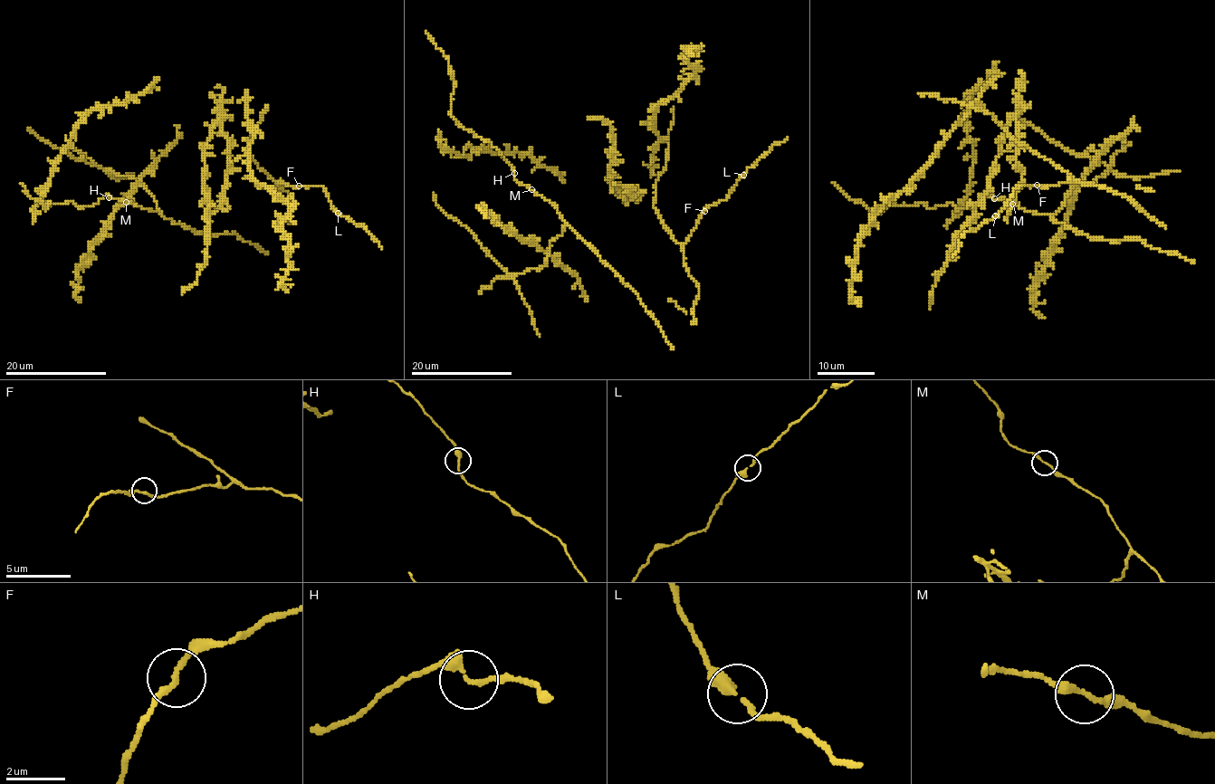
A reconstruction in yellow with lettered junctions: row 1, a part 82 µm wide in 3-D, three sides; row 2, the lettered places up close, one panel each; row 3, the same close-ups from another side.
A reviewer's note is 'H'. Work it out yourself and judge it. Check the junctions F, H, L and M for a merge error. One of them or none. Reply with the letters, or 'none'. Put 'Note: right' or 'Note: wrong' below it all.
none
Note: wrong

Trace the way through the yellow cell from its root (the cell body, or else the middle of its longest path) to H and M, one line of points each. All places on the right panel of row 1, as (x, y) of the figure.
H: (1047, 215), (1032, 214), (1005, 199), (993, 199)
M: (1047, 215), (1032, 214), (1012, 204)

